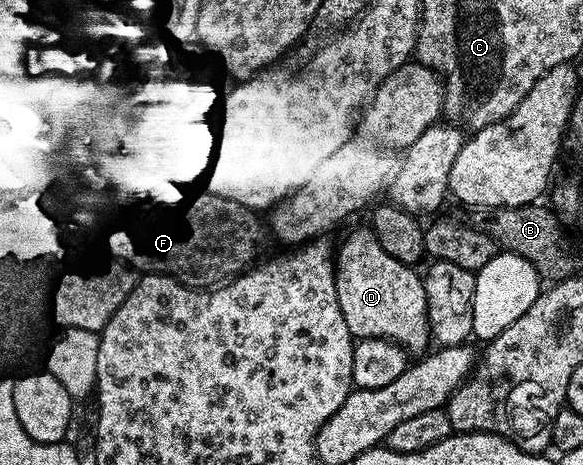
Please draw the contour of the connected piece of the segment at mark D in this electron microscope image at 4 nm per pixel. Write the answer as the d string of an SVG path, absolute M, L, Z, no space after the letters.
M370 228L355 229L344 239L343 246L337 249L335 286L341 315L345 315L352 337L385 339L415 355L422 354L428 348L426 345L432 344L423 277L415 272L412 266L393 259L393 255L377 243Z

